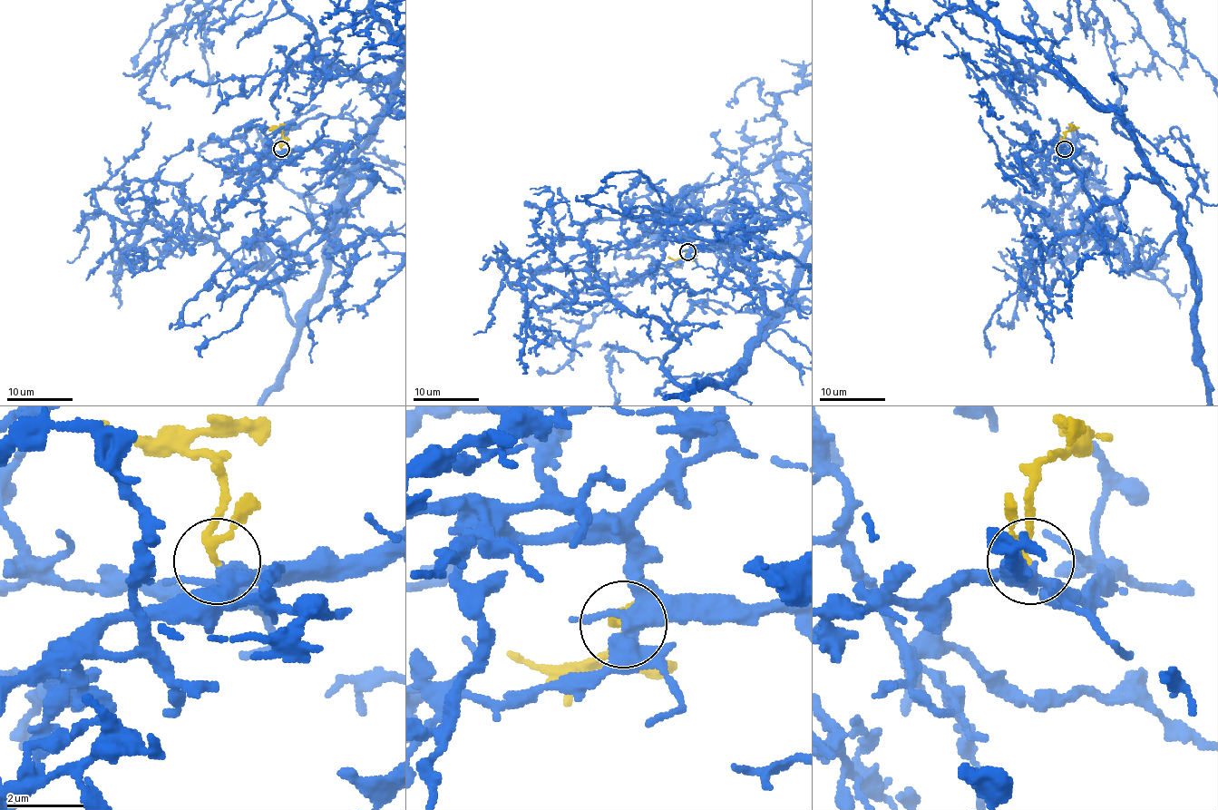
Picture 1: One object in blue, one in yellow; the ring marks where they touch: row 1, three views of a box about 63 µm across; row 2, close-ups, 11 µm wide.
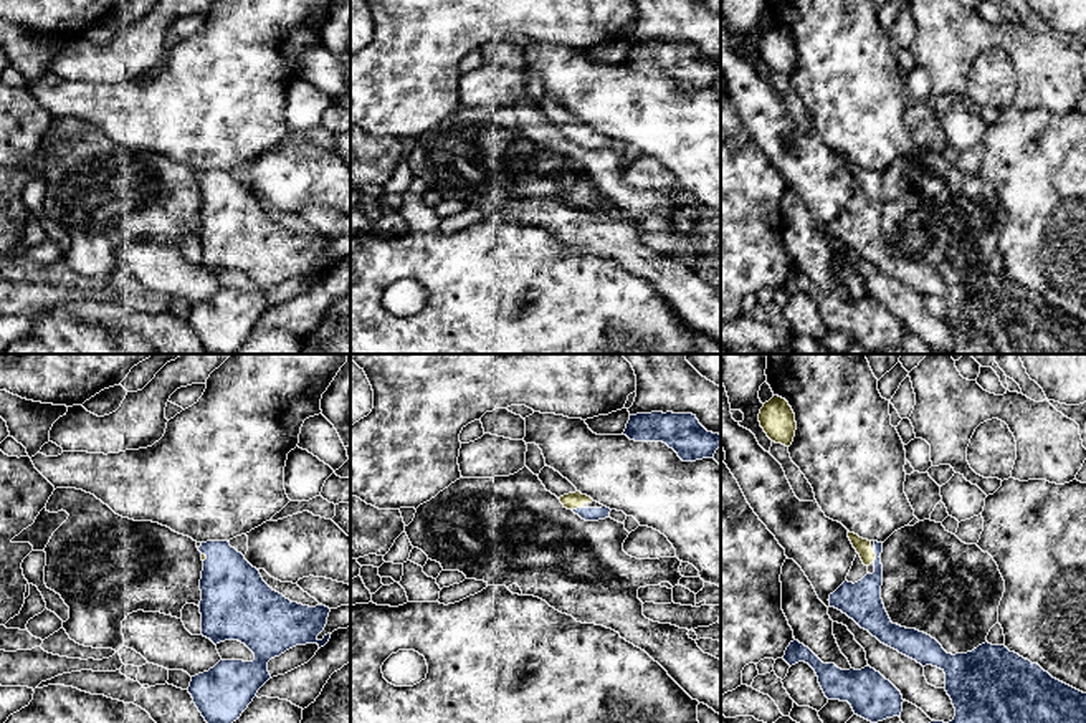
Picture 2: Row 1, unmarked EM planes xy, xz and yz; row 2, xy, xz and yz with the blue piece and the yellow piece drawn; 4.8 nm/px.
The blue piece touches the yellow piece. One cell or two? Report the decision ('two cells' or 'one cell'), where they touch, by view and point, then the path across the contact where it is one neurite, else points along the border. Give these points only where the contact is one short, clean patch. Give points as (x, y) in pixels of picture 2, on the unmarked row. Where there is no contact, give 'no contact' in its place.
one cell | xz (577, 138) | across xz (585, 143), (577, 138), (572, 129)

